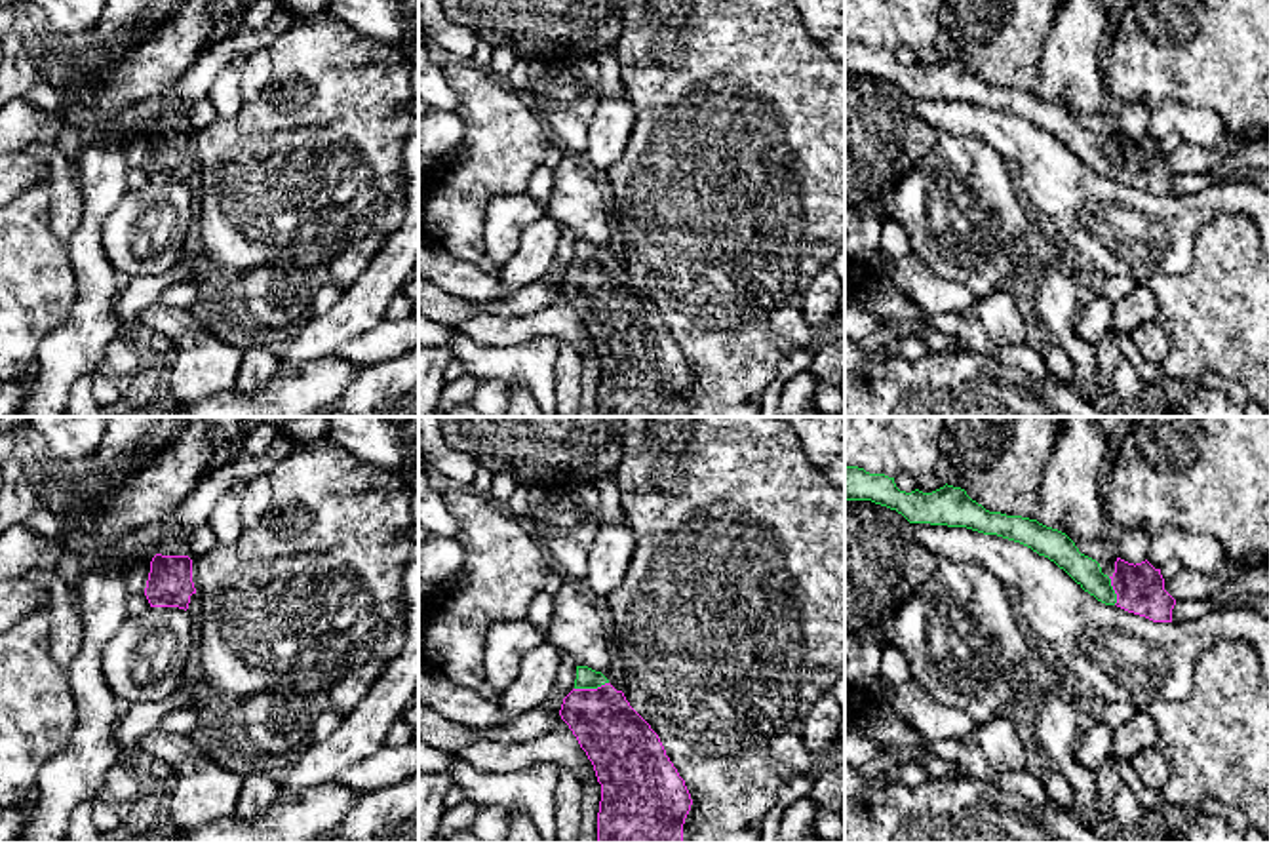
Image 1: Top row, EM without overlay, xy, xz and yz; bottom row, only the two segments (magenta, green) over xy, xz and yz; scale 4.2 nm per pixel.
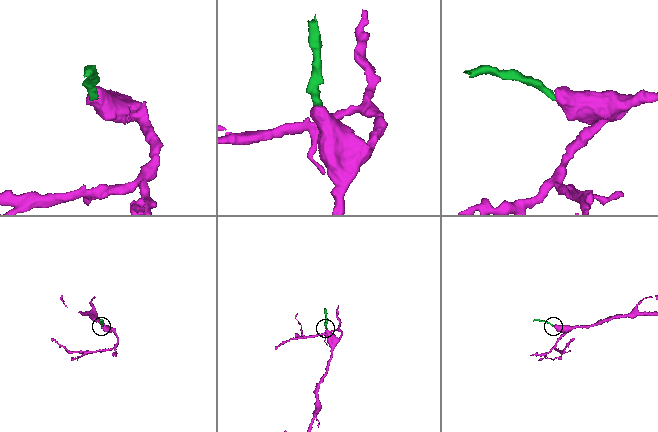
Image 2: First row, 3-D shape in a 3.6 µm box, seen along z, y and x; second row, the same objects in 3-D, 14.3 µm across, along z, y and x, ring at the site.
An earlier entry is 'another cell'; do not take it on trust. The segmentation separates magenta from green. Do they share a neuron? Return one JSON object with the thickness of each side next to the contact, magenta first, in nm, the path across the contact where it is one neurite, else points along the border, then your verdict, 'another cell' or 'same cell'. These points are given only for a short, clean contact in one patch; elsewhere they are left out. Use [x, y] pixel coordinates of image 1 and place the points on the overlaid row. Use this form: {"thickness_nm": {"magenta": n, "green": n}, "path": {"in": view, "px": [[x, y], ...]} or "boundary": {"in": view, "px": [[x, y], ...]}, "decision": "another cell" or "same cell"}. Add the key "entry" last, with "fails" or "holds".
{"thickness_nm": {"magenta": 280, "green": 90}, "path": {"in": "xz", "px": [[617, 741], [594, 710], [590, 689], [586, 678]]}, "decision": "same cell", "entry": "fails"}

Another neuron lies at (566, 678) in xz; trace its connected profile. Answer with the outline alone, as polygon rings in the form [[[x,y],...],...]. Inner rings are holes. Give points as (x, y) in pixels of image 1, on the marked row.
[[[559,653],[559,670],[554,685],[554,693],[548,696],[550,706],[550,731],[556,731],[559,727],[561,716],[561,704],[563,698],[575,689],[576,679],[576,662],[573,657]]]

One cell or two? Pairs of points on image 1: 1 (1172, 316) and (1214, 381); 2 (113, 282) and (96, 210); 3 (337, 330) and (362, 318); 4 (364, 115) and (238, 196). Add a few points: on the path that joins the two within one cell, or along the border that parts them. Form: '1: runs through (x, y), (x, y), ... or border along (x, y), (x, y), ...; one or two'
1: border along (1193, 381), (1216, 372), (1235, 379), (1249, 392); two
2: runs through (96, 265), (92, 261), (92, 227); one
3: runs through (343, 324), (349, 318), (356, 318); one
4: runs through (333, 136), (288, 181), (269, 195); one

